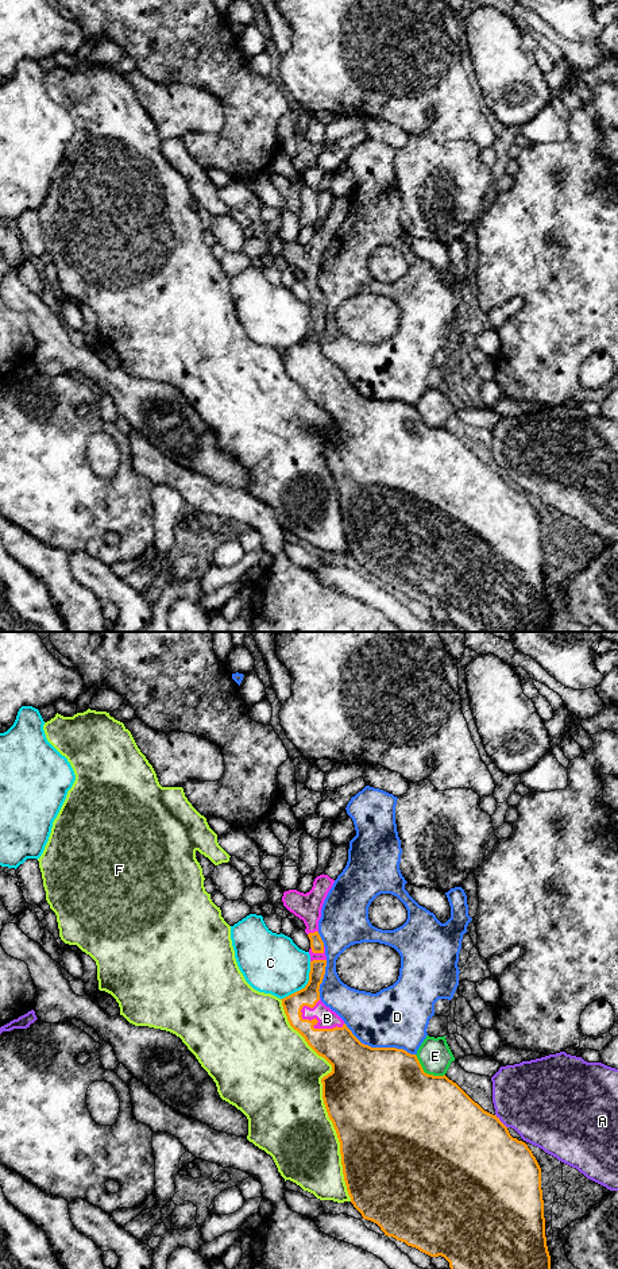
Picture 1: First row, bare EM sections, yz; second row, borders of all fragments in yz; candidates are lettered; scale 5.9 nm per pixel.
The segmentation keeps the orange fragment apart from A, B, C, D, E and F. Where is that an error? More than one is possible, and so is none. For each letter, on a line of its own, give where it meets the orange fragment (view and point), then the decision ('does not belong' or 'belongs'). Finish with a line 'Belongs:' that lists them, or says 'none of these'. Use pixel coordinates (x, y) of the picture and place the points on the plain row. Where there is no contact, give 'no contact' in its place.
A: meets orange in yz at (499, 473); does not belong
B: meets orange in yz at (316, 381); belongs
C: meets orange in yz at (305, 338); does not belong
D: meets orange in yz at (378, 400); does not belong
E: meets orange in yz at (427, 425); does not belong
F: meets orange in yz at (323, 450); does not belong
Belongs: B

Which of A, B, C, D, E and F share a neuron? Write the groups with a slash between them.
A / B / C / D / E / F

